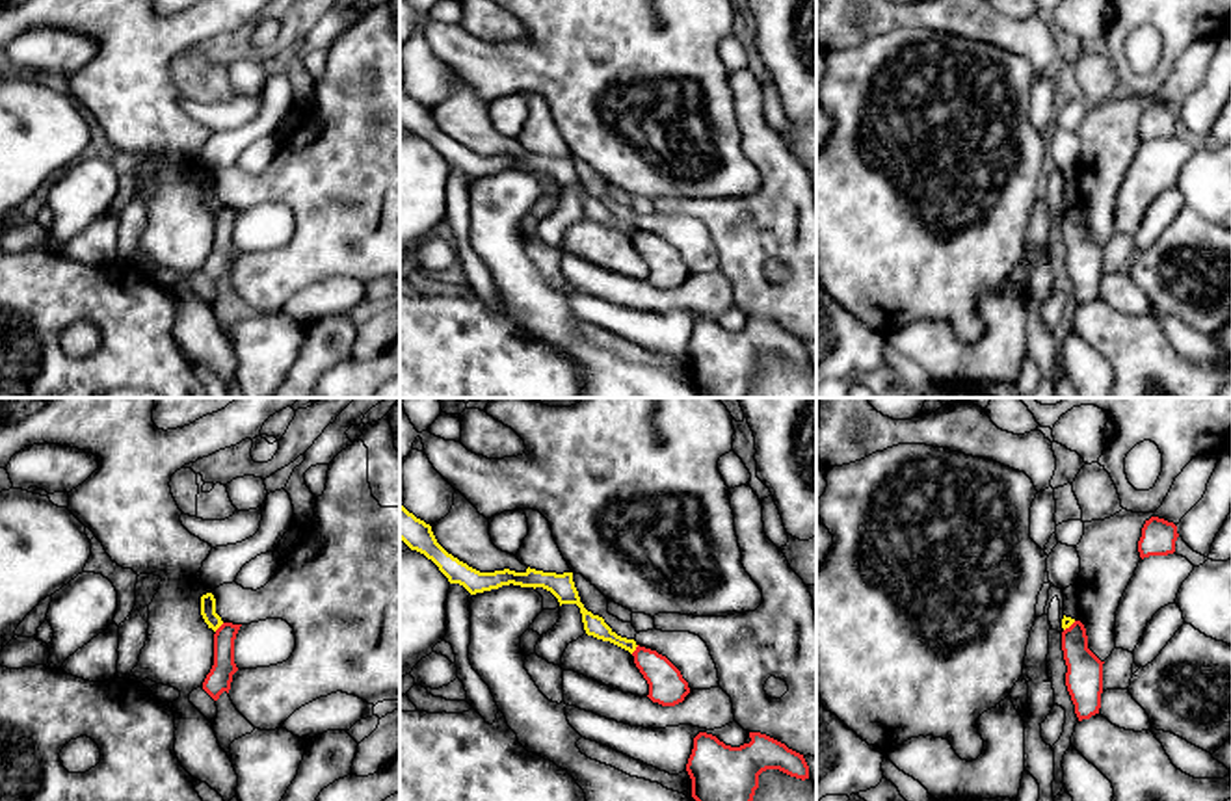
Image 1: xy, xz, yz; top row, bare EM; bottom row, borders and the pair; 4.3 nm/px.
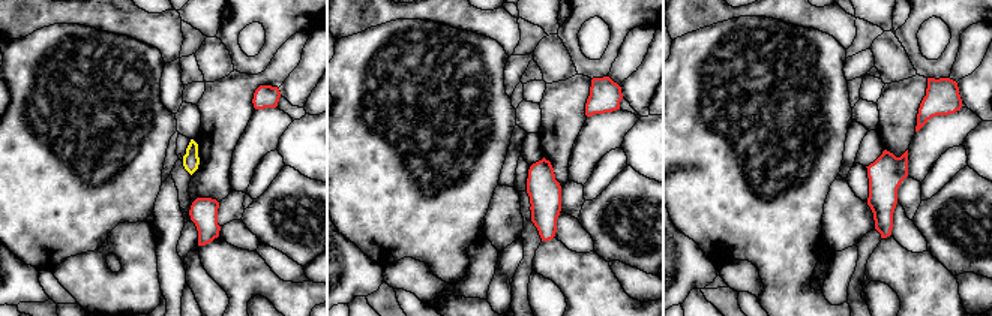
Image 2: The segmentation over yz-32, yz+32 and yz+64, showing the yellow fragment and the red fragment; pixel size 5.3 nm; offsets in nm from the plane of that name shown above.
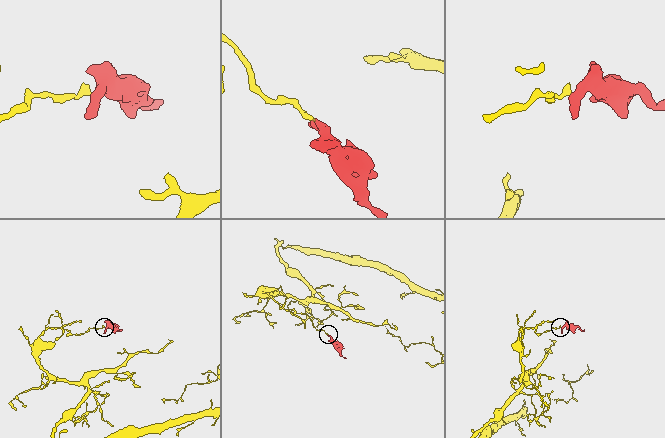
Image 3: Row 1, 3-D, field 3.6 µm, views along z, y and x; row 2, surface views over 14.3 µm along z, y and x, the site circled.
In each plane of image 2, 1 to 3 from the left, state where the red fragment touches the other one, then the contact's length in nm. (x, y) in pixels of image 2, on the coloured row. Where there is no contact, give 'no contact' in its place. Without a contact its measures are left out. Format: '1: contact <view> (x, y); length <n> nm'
1: no contact
2: no contact
3: no contact

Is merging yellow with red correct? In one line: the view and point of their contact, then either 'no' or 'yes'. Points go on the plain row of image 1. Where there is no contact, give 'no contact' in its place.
xy (218, 210) | no

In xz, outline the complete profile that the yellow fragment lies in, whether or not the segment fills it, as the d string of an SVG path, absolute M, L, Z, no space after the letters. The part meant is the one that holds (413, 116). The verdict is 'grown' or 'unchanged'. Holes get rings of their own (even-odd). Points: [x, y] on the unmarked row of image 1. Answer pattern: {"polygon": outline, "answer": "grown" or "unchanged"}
{"polygon": "M400 87L400 123L411 132L431 143L439 154L448 162L450 167L463 169L470 178L498 173L502 169L521 169L521 171L543 171L550 175L560 190L576 188L582 197L584 214L602 225L610 225L630 238L636 234L636 225L617 219L602 201L593 199L580 186L578 175L573 165L573 156L543 156L536 152L526 152L524 156L515 156L510 152L495 156L480 156L467 147L459 145L448 138L435 123L431 110L417 102Z", "answer": "unchanged"}

